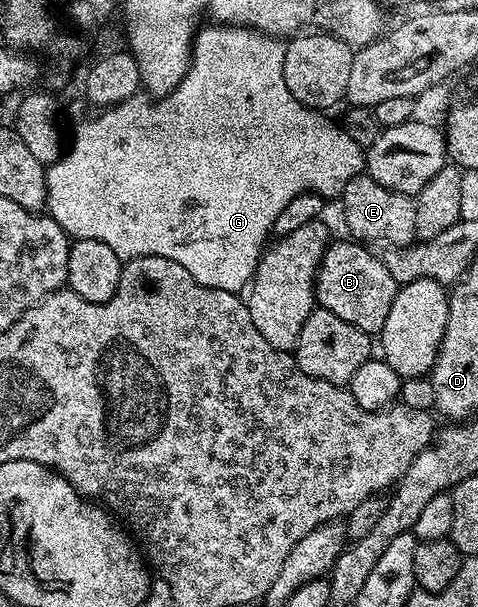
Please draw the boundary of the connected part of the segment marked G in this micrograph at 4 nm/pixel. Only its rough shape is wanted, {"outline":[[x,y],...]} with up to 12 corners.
{"outline":[[201,26],[170,94],[82,120],[46,211],[240,293],[366,151],[285,44]]}

